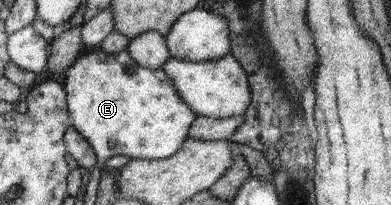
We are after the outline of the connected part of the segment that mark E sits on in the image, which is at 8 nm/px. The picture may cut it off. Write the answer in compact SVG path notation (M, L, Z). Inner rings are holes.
M100 48L86 49L62 79L67 90L66 105L71 127L88 141L103 168L107 158L118 155L128 155L131 159L170 159L188 140L191 124L198 118L196 112L180 99L176 86L163 69L144 68L136 64L127 51L108 54Z

